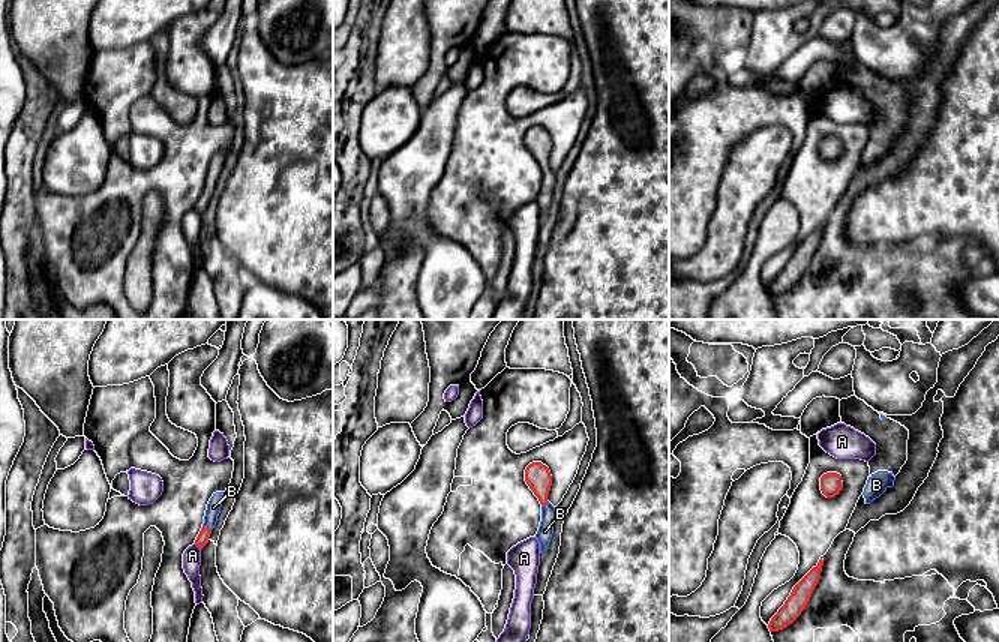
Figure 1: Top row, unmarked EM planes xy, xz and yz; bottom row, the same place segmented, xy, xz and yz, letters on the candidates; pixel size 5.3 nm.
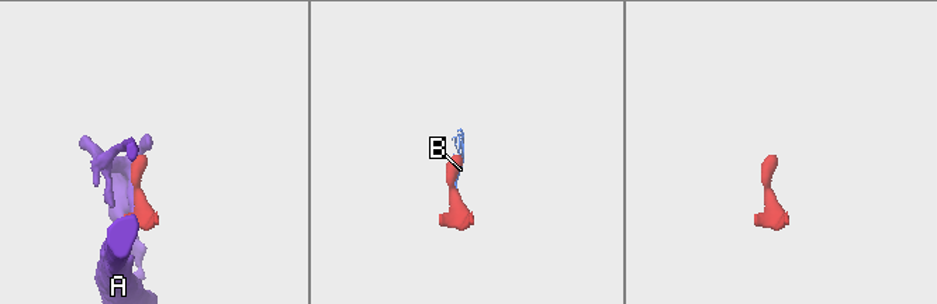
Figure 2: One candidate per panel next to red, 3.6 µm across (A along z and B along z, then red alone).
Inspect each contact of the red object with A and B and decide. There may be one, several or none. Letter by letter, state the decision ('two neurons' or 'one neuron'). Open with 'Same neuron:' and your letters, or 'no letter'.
Same neuron: B
A: two neurons
B: one neuron

